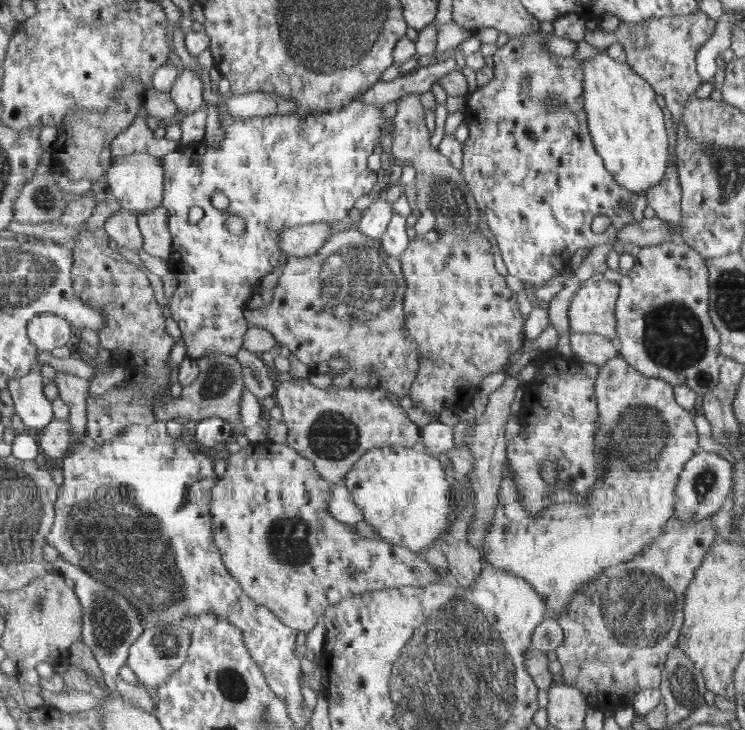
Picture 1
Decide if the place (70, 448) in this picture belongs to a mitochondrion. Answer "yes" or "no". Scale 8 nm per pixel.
no

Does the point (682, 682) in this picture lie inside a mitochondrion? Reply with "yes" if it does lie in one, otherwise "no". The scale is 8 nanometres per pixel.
yes

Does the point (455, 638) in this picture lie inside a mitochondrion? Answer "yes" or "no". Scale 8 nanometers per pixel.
yes

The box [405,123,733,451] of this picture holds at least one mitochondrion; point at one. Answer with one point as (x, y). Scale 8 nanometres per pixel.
(673, 337)

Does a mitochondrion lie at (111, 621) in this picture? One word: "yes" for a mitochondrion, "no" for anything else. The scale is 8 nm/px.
yes

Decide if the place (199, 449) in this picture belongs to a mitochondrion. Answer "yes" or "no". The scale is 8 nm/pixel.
no

